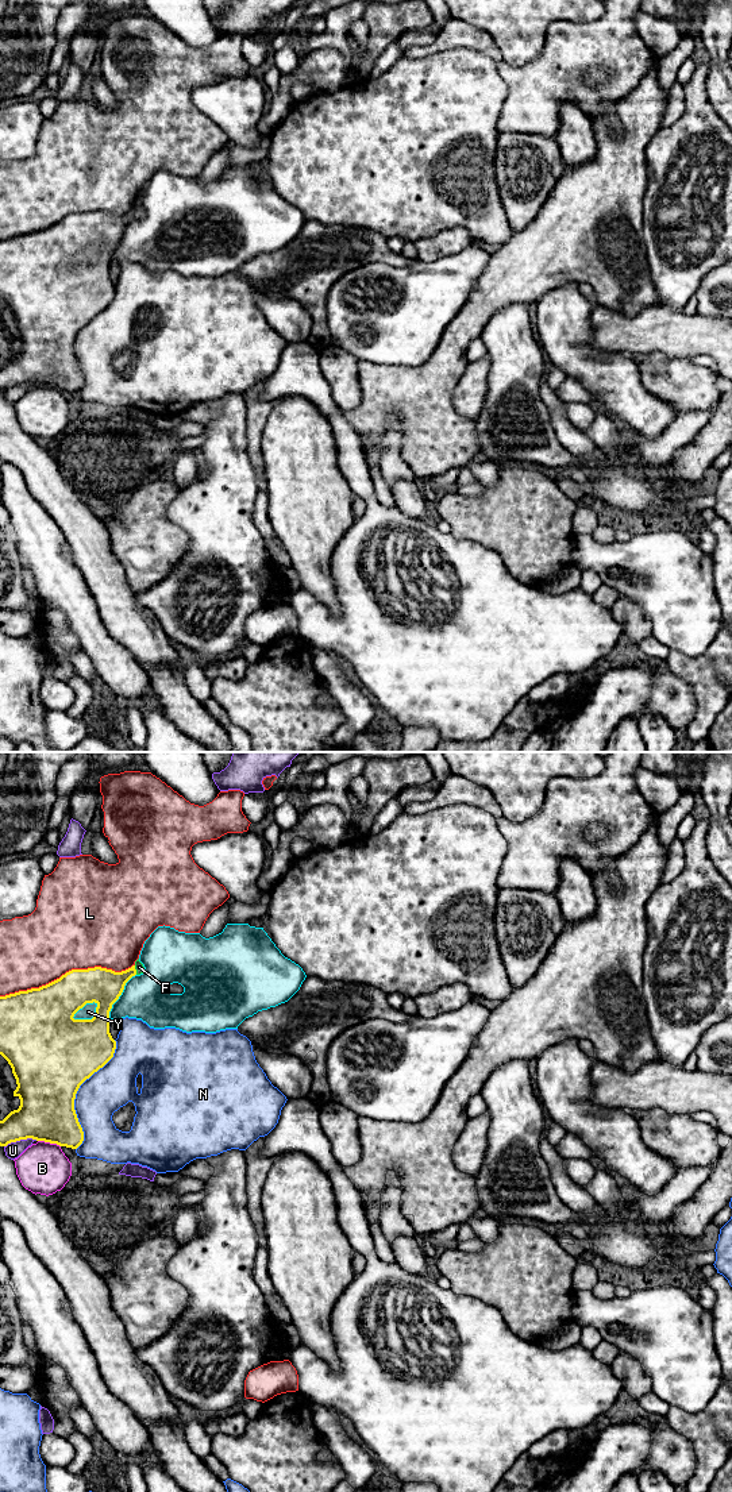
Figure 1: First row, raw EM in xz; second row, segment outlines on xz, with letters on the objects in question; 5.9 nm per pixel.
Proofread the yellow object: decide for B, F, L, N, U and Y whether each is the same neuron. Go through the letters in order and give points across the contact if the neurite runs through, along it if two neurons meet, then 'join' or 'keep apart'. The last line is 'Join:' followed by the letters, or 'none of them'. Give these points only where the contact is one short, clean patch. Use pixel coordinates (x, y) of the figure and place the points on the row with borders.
B: keep apart
F: way xz (101, 986), (111, 984), (135, 970), (139, 967); join
L: keep apart
N: keep apart
U: keep apart
Y: keep apart
Join: F

